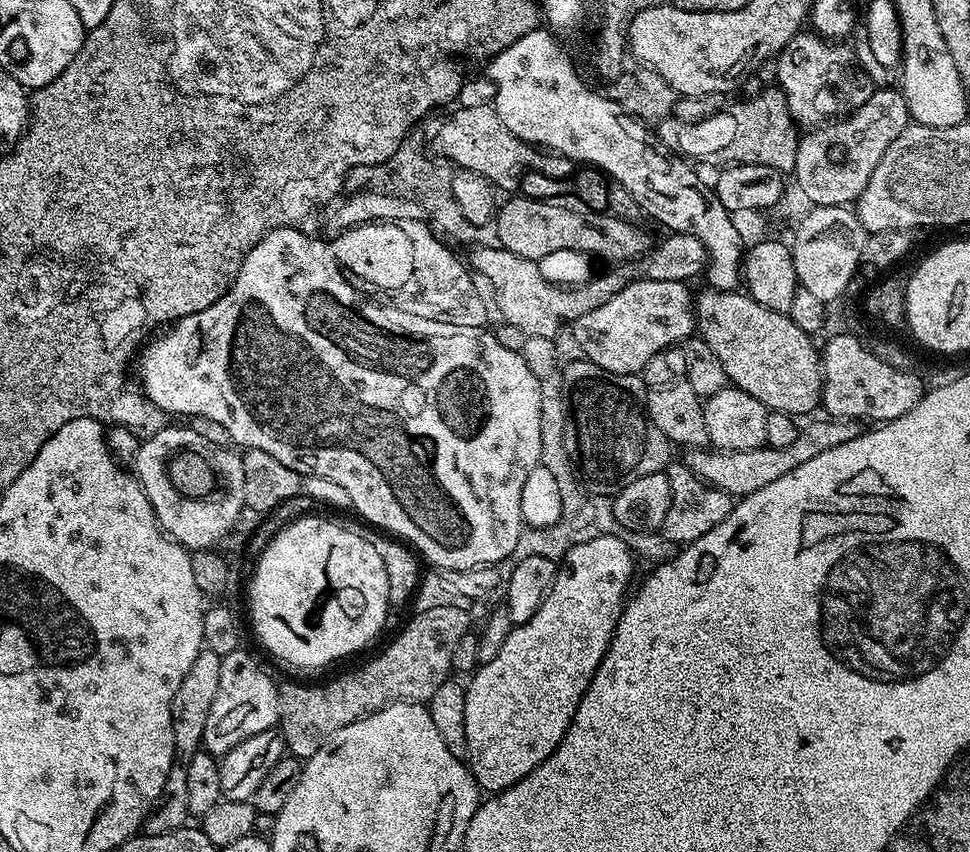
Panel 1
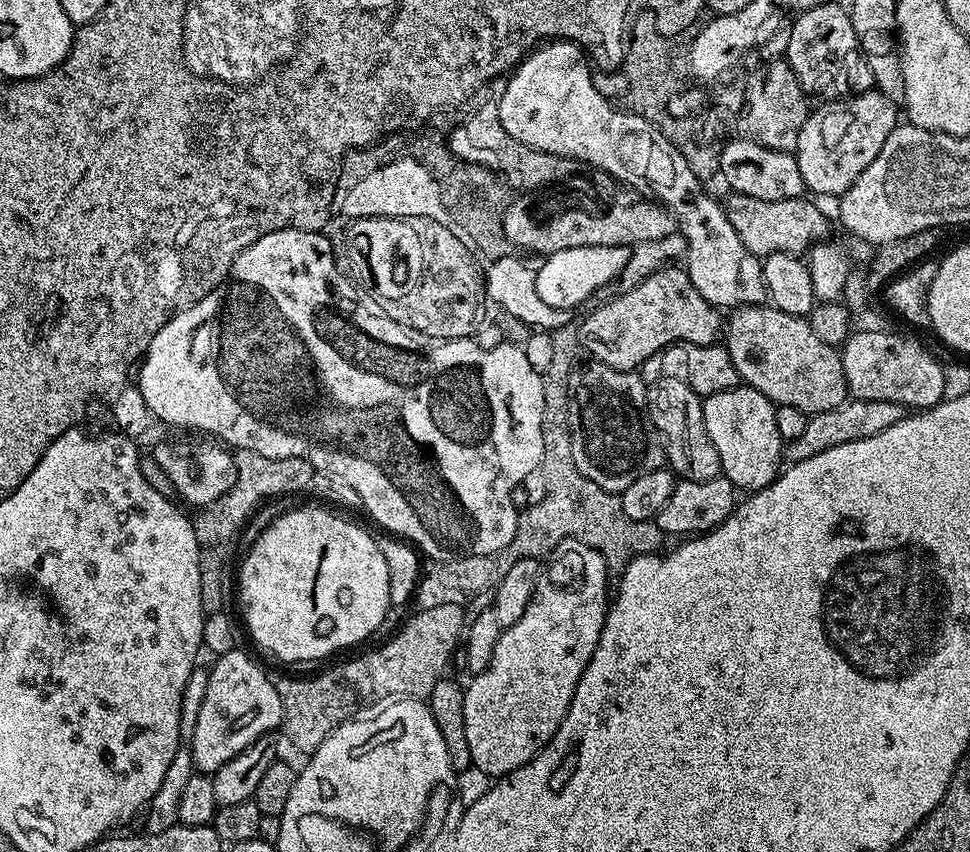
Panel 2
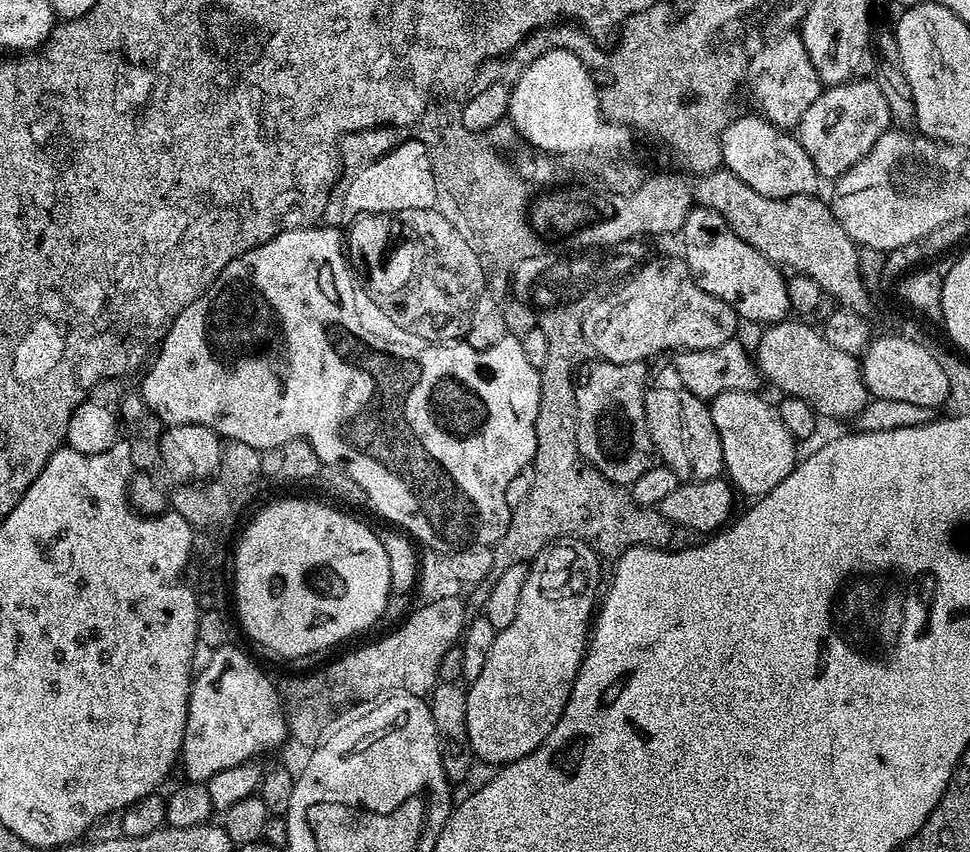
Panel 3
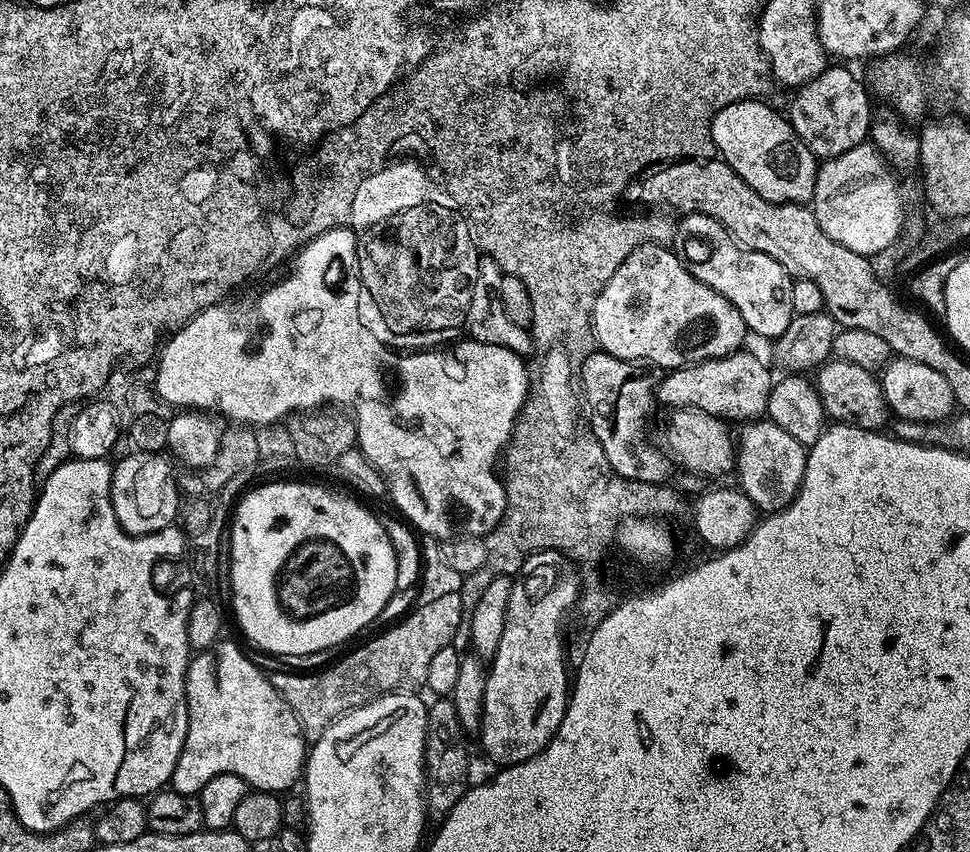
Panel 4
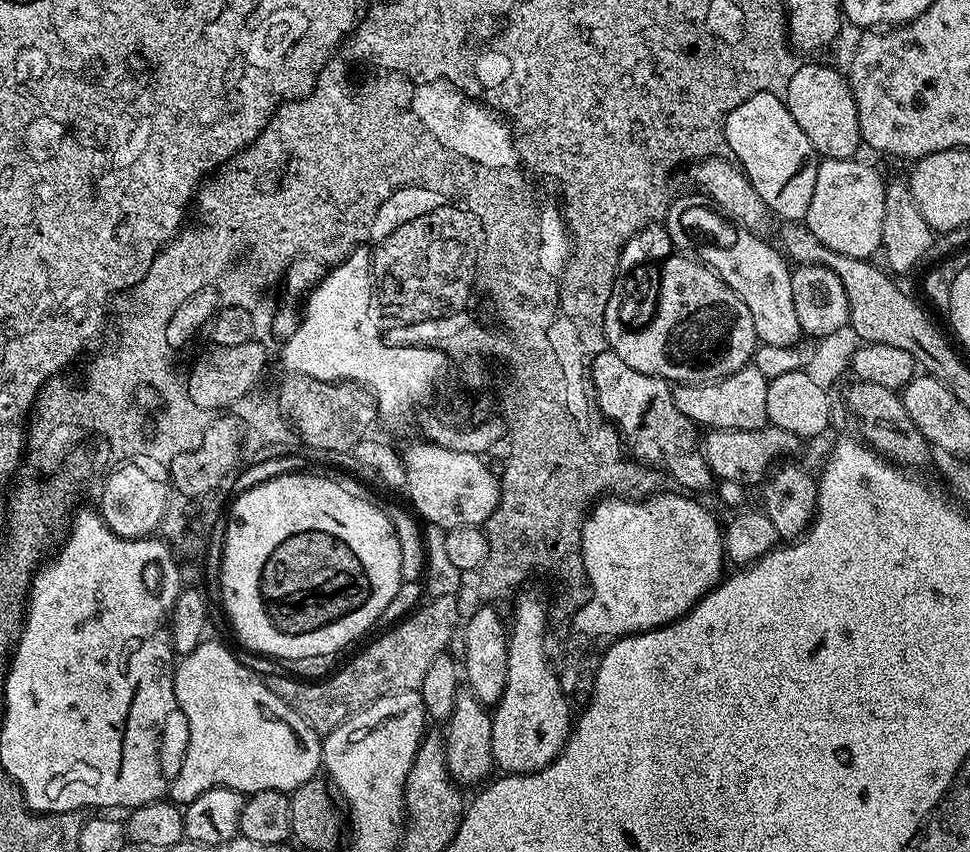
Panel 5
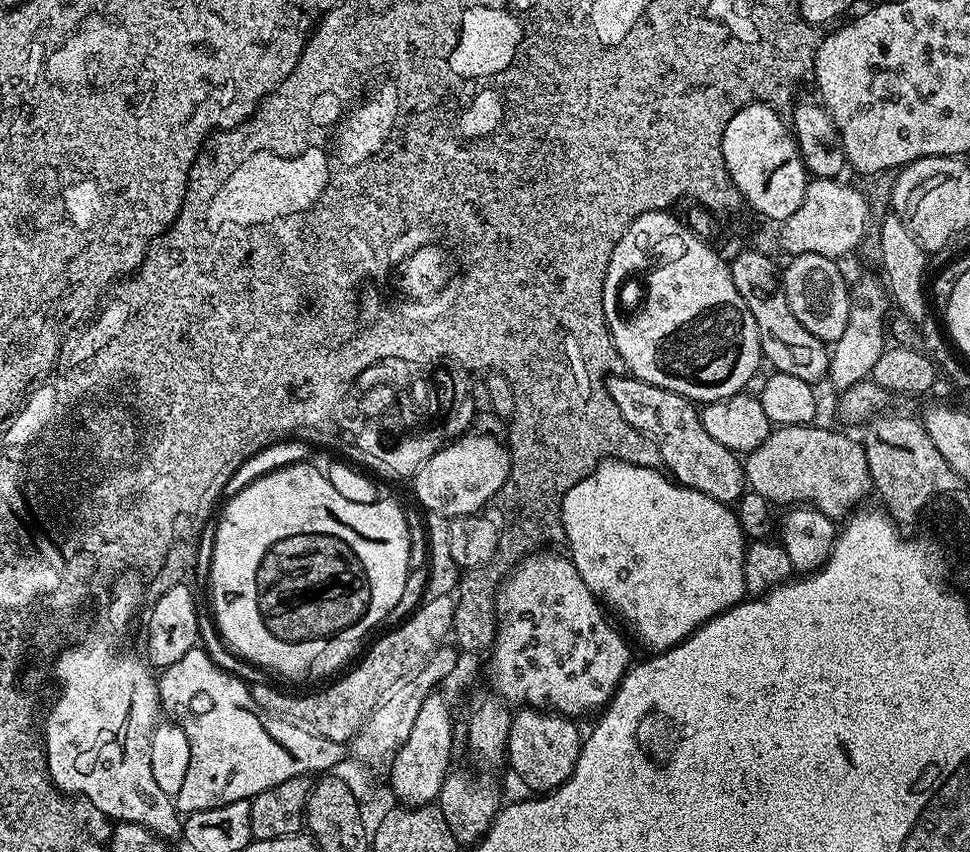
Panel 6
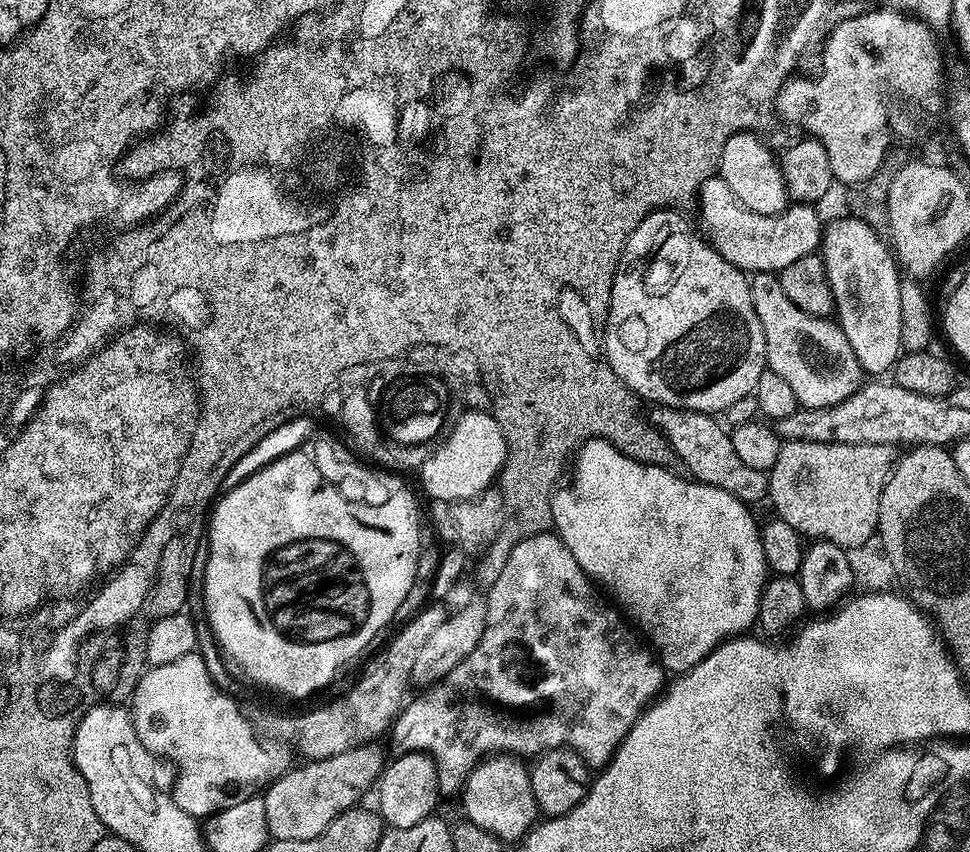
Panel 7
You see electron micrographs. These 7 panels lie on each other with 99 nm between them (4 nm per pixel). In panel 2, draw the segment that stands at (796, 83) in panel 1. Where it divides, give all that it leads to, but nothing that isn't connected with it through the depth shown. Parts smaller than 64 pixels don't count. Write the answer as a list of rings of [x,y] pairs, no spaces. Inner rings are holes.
[[[821,2],[813,8],[803,9],[799,15],[788,36],[786,59],[805,93],[809,97],[824,96],[820,98],[829,101],[865,91],[865,69],[862,67],[858,35],[851,24],[849,9],[844,4]]]

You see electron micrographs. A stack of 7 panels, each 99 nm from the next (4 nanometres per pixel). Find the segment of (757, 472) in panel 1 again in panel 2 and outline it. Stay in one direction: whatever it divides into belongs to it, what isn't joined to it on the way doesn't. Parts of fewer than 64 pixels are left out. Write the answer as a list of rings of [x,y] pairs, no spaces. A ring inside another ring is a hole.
[[[849,398],[842,406],[834,406],[834,410],[811,413],[806,422],[806,430],[802,430],[798,438],[785,443],[784,460],[788,464],[797,464],[806,458],[814,458],[814,454],[822,450],[830,450],[830,446],[842,446],[846,442],[874,438],[874,434],[882,434],[882,430],[890,430],[890,426],[902,422],[905,415],[904,405],[898,402]]]

